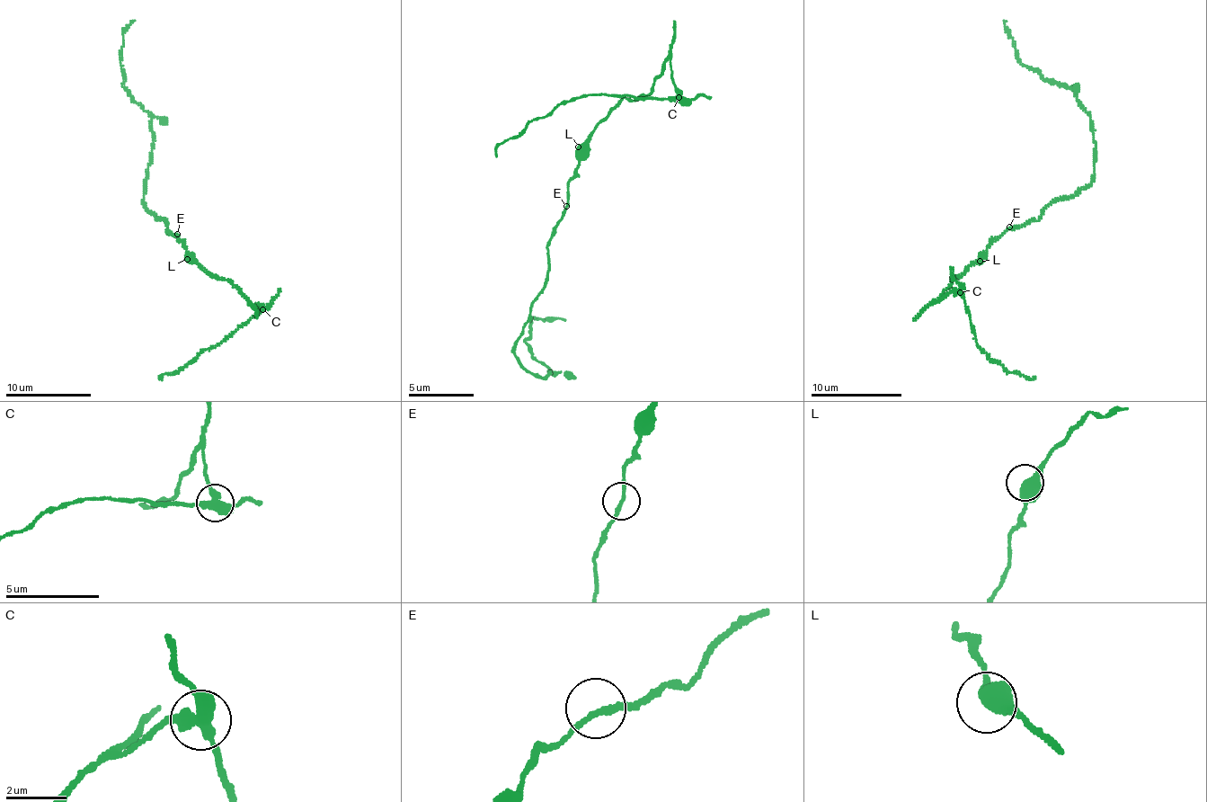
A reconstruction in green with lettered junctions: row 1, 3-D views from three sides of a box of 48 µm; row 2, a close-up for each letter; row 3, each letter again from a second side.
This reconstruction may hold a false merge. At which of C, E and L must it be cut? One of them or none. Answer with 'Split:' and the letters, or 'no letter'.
Split: C

